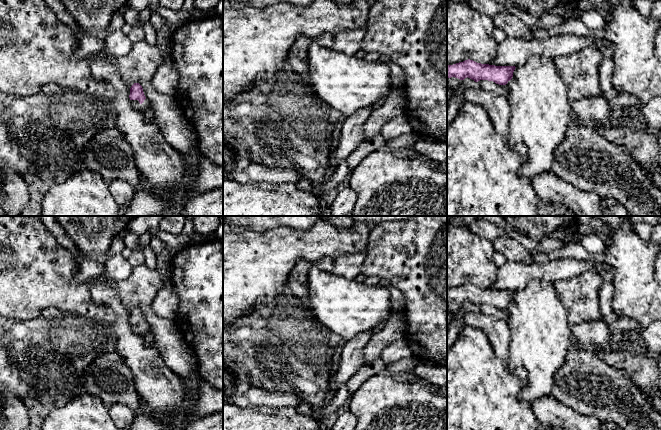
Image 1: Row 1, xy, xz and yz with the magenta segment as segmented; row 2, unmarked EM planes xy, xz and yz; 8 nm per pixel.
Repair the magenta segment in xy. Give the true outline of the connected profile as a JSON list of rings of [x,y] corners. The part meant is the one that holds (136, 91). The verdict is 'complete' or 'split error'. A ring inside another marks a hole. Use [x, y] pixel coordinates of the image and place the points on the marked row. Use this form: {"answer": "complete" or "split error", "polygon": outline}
{"answer": "split error", "polygon": [[[134,83],[130,88],[129,98],[131,100],[132,106],[138,111],[148,111],[149,102],[146,99],[143,88],[139,83]]]}

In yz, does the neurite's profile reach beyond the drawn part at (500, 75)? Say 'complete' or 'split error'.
complete

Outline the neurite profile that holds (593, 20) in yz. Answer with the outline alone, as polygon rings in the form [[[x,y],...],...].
[[[597,11],[585,12],[581,17],[581,21],[588,29],[593,32],[597,32],[601,29],[604,29],[606,24],[602,15]]]

